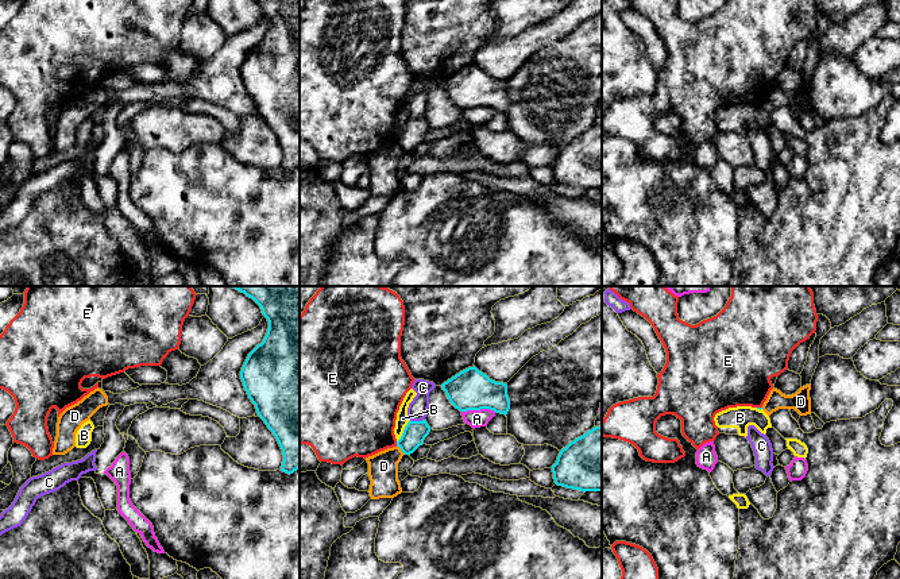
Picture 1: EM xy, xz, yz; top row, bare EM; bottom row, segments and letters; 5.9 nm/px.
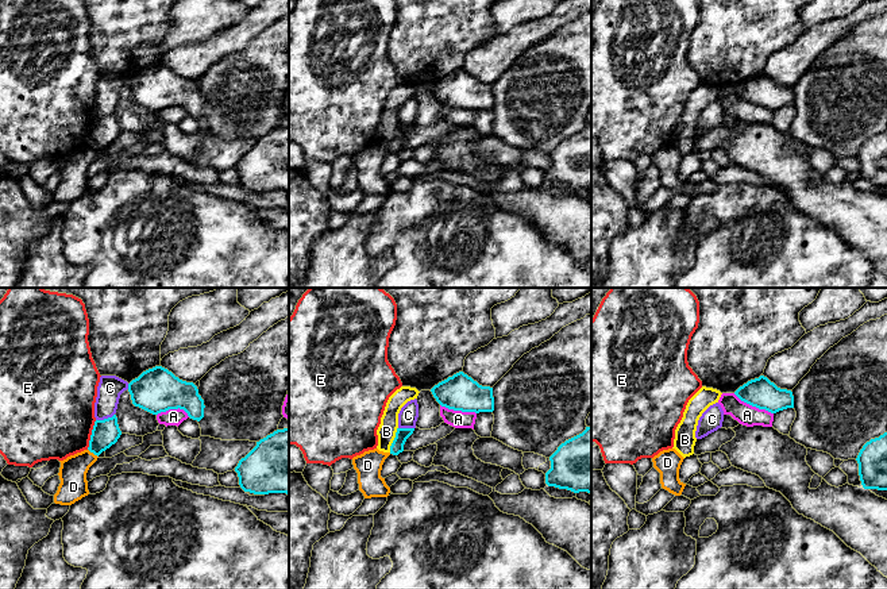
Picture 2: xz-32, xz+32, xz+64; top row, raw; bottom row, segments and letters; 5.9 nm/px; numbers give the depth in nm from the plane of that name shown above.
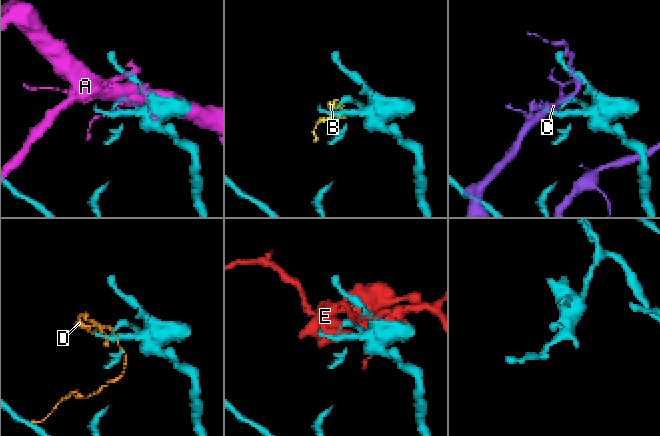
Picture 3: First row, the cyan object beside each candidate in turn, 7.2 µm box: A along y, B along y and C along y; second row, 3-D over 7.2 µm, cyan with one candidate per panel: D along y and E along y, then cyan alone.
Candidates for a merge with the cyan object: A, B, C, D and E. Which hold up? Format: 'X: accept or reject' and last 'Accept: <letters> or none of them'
A: reject
B: reject
C: reject
D: reject
E: reject
Accept: none of them

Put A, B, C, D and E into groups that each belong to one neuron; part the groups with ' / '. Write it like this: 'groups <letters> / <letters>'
groups A / B / C / D / E

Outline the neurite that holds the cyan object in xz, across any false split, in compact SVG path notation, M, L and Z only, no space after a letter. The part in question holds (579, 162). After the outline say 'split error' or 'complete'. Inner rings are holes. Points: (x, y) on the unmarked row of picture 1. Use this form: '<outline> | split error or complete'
M595 124L563 146L552 163L557 184L602 189L602 124Z | complete

